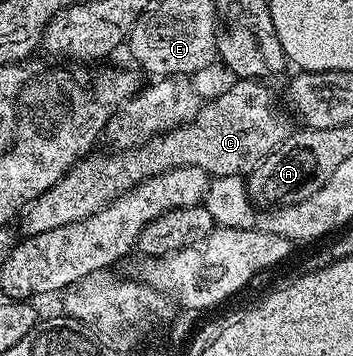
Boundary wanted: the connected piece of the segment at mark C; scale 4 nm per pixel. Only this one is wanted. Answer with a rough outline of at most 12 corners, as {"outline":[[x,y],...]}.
{"outline":[[241,78],[190,122],[83,158],[22,233],[85,220],[172,166],[250,174],[293,126]]}

